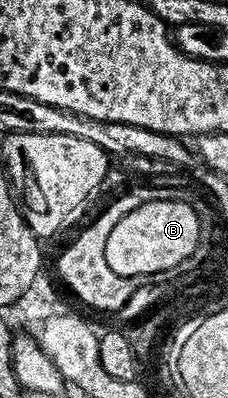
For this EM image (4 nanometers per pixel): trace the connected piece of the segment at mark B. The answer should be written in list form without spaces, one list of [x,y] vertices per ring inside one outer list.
[[[146,202],[138,206],[138,210],[126,214],[126,218],[110,230],[104,257],[106,262],[110,262],[110,270],[114,270],[114,274],[152,278],[190,258],[201,235],[198,214],[186,202]]]

